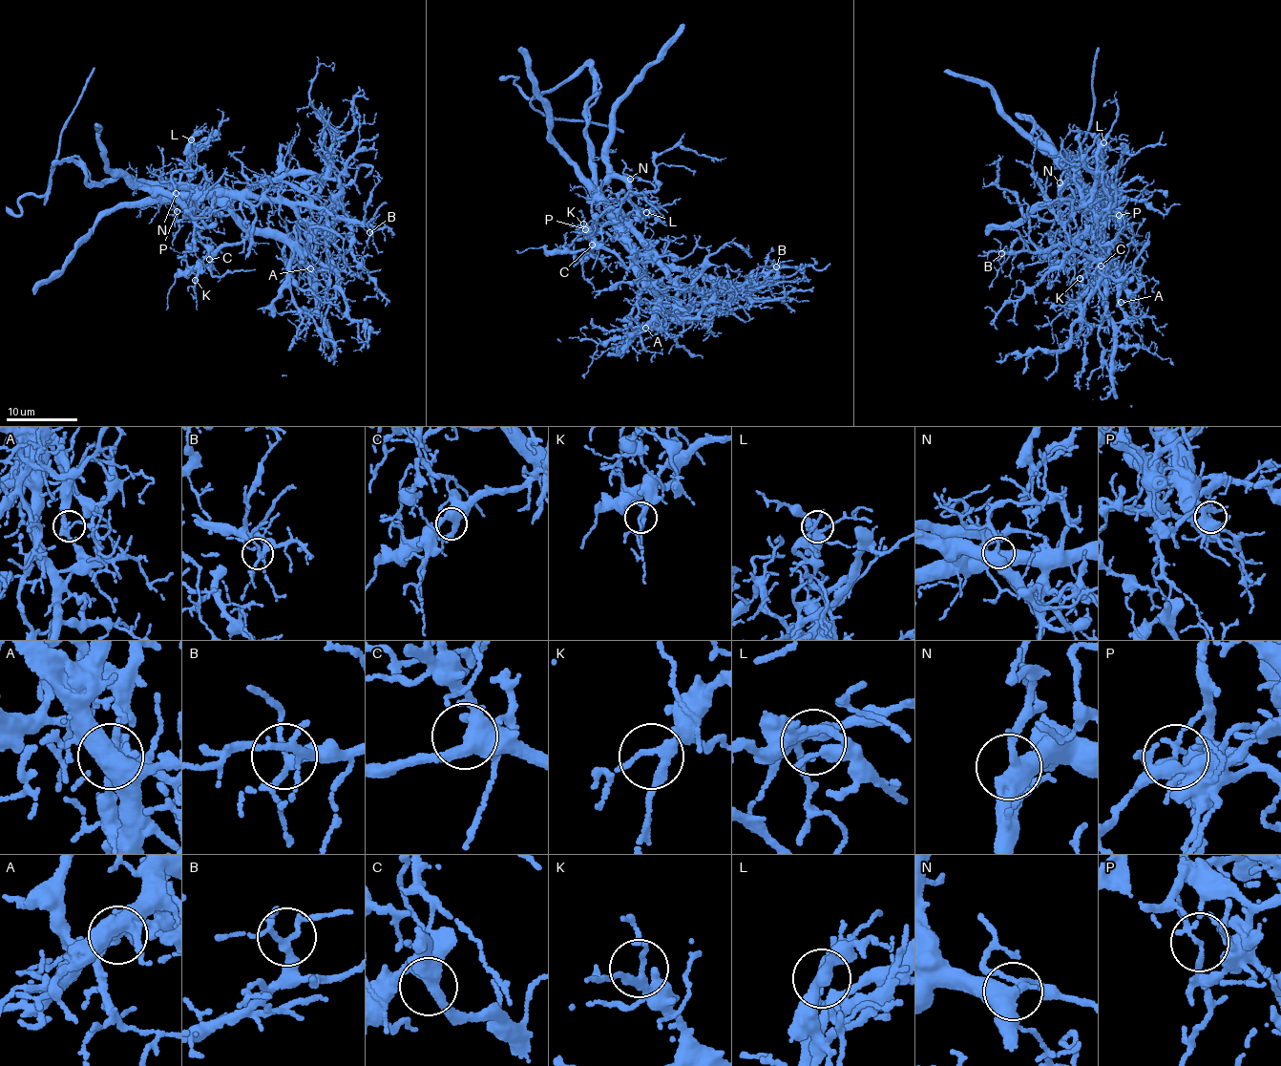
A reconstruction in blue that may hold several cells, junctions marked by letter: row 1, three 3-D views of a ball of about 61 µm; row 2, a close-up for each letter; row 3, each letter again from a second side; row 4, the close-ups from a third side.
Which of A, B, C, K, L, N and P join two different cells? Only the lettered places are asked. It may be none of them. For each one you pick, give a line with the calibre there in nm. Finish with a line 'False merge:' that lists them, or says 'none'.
A: 260 nm
P: 130 nm
False merge: A, P

